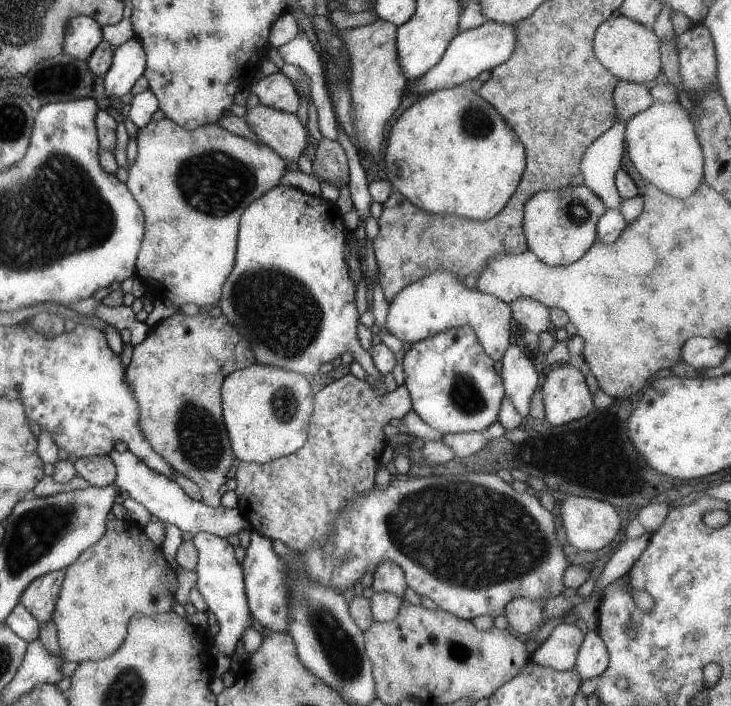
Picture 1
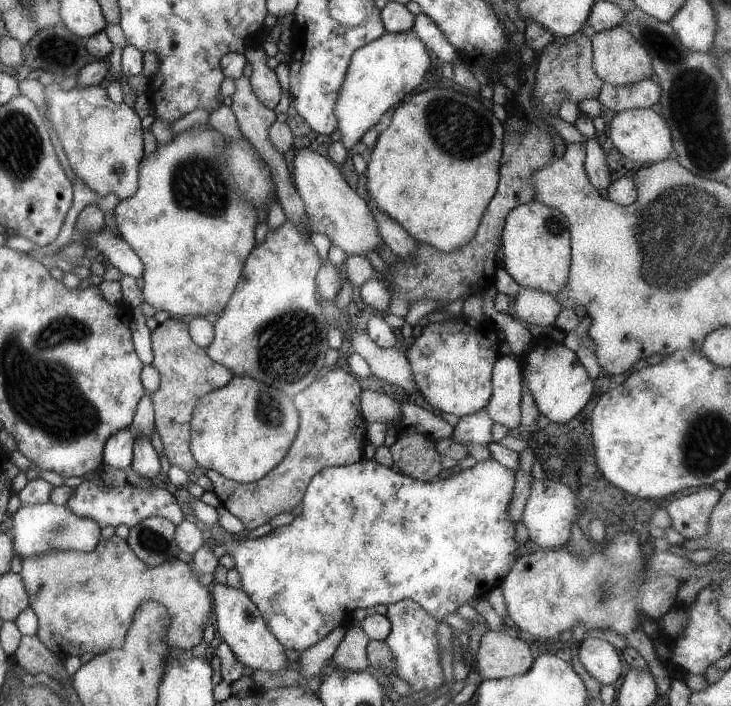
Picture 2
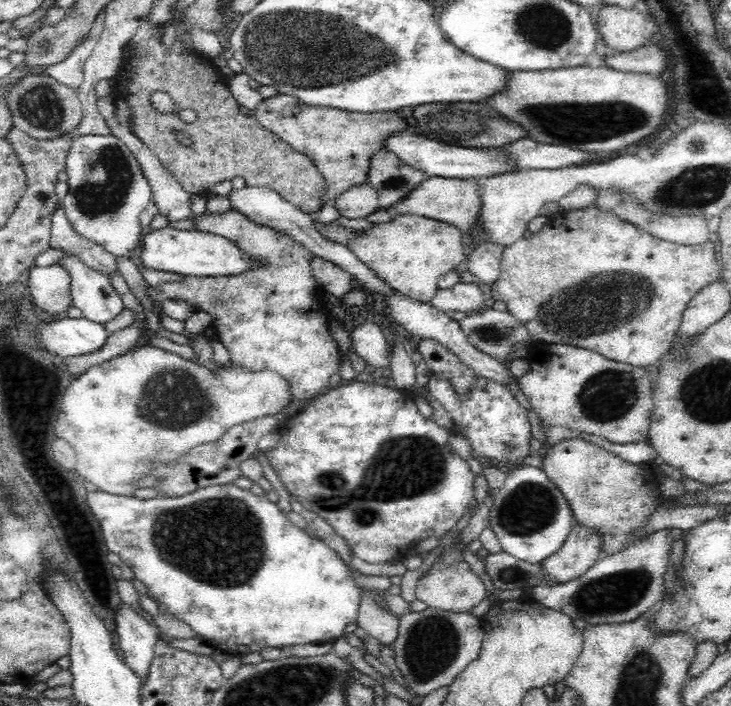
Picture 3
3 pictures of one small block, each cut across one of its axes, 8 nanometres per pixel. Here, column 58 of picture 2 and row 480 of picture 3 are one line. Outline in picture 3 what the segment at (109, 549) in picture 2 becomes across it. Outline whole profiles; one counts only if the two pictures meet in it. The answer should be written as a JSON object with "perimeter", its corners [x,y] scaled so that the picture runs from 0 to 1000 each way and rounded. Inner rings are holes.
{"perimeter":[[[770,622],[755,630],[744,647],[741,660],[751,678],[766,693],[780,724],[784,744],[796,744],[821,758],[821,782],[825,788],[839,786],[873,766],[888,763],[892,755],[882,752],[882,739],[906,715],[908,703],[903,697],[900,678],[892,669],[892,656],[862,656],[843,643],[822,636],[815,627],[800,622]]]}

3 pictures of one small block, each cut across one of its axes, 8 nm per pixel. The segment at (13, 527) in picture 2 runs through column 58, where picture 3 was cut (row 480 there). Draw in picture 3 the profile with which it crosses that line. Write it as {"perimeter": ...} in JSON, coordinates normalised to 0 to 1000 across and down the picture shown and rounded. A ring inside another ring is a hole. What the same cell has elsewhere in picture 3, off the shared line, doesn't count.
{"perimeter":[[[715,660],[692,673],[689,690],[670,714],[669,748],[679,756],[689,782],[709,793],[737,799],[772,771],[784,746],[782,724],[766,693],[743,663]]]}

